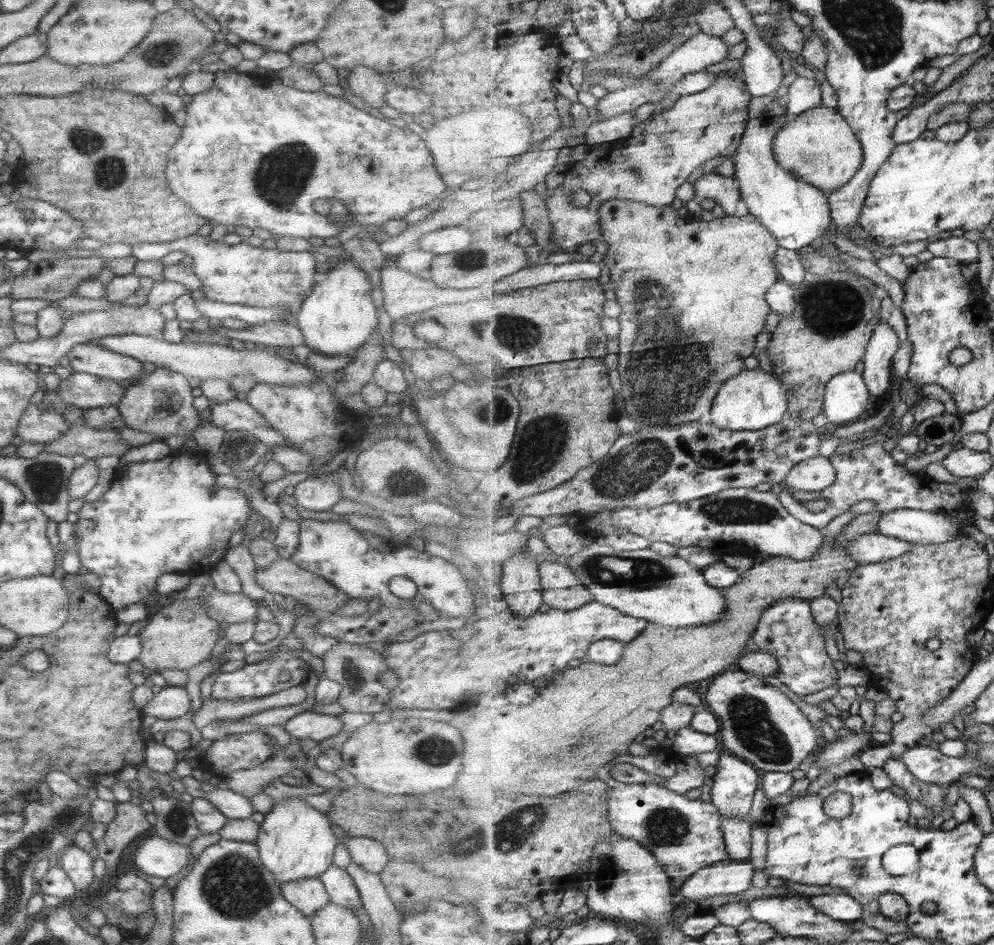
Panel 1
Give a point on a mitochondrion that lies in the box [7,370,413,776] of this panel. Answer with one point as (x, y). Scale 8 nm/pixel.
(45, 479)

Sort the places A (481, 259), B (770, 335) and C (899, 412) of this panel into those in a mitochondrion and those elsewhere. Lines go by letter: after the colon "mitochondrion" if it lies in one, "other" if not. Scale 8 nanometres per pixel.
A: mitochondrion
B: other
C: other

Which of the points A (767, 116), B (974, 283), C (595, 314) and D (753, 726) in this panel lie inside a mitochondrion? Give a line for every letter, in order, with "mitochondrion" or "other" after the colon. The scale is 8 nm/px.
A: mitochondrion
B: other
C: other
D: mitochondrion

